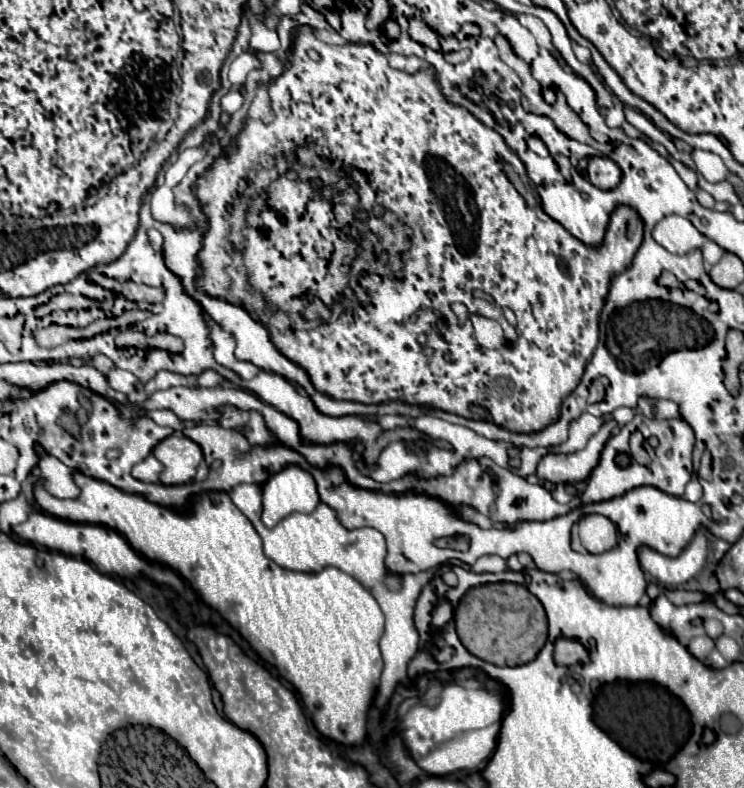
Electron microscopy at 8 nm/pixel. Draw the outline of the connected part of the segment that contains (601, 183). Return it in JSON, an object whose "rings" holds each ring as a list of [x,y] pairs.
{"rings":[[[593,156],[589,158],[589,180],[593,186],[601,190],[611,190],[621,182],[621,168],[605,156]]]}

